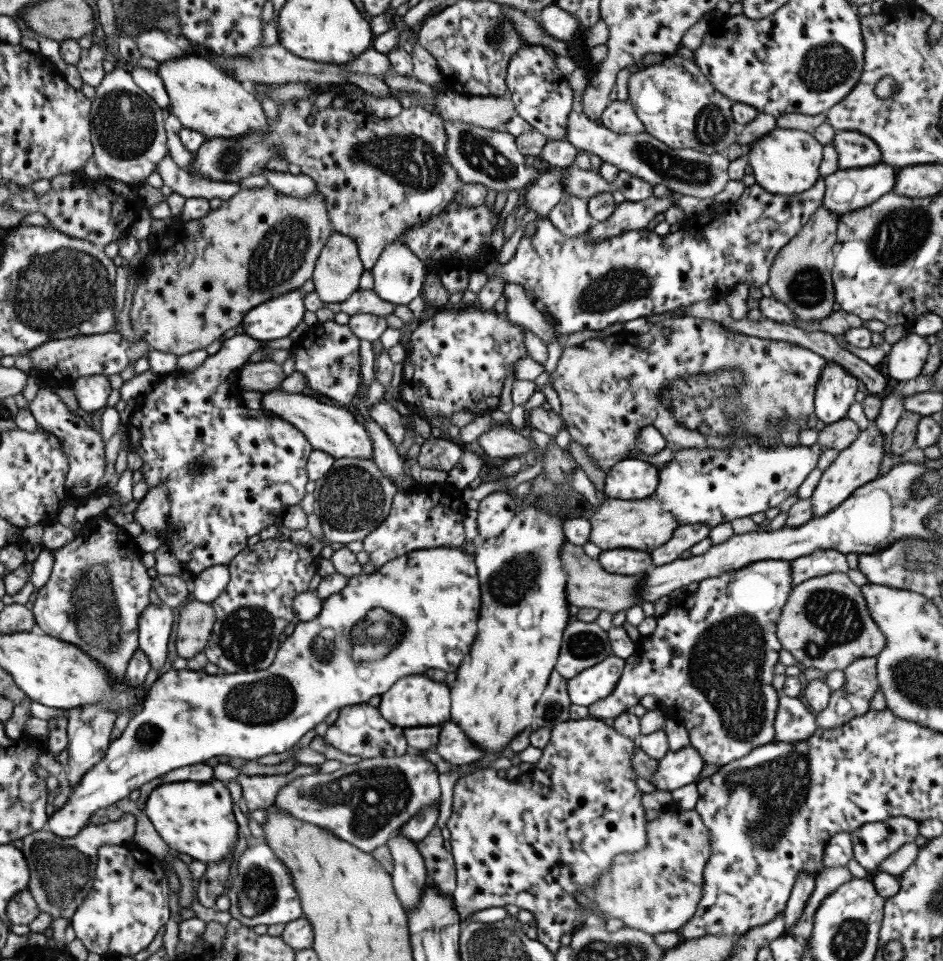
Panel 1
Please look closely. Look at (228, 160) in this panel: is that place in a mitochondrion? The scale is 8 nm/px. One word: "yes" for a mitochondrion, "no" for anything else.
yes

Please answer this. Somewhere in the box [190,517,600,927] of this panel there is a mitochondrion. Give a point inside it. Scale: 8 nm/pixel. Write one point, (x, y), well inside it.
(378, 794)

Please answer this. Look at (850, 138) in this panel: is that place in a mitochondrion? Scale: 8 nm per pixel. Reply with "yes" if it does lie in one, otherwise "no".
no

